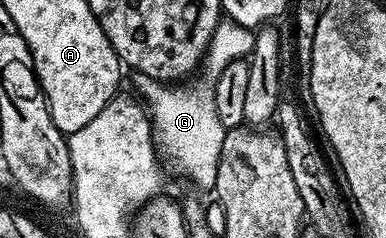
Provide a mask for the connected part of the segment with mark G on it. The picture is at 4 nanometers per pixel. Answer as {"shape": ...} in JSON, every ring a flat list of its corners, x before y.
{"shape":[[222,19,208,45,202,68,191,83,165,83,142,76,135,78,136,85,140,88,139,96,150,110,152,136,157,150,162,154,165,162,168,160,182,176,189,177,200,189,211,190,215,186,218,175,218,155,222,151,222,139,226,132,214,107,212,89,216,85,218,75,222,75,225,67,228,67,232,61,239,61,251,54,255,38,256,34,253,30]]}

